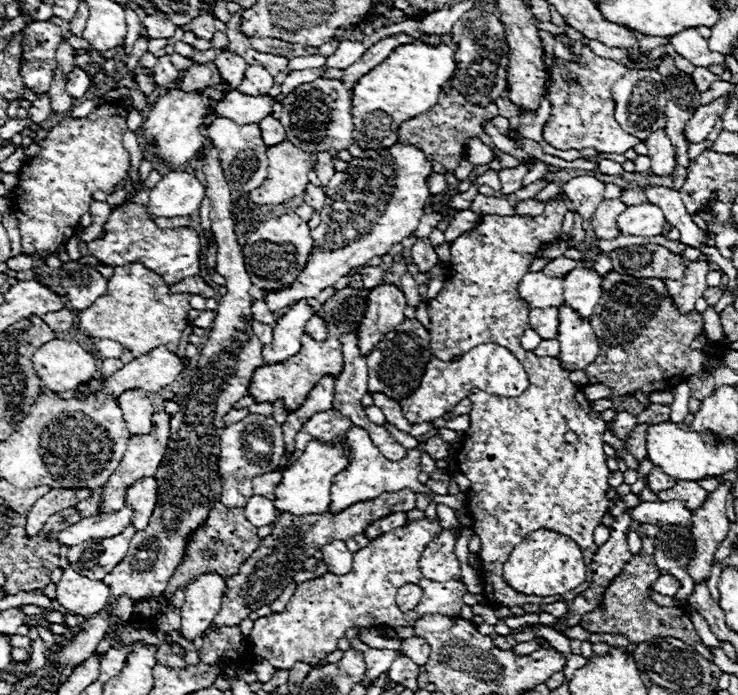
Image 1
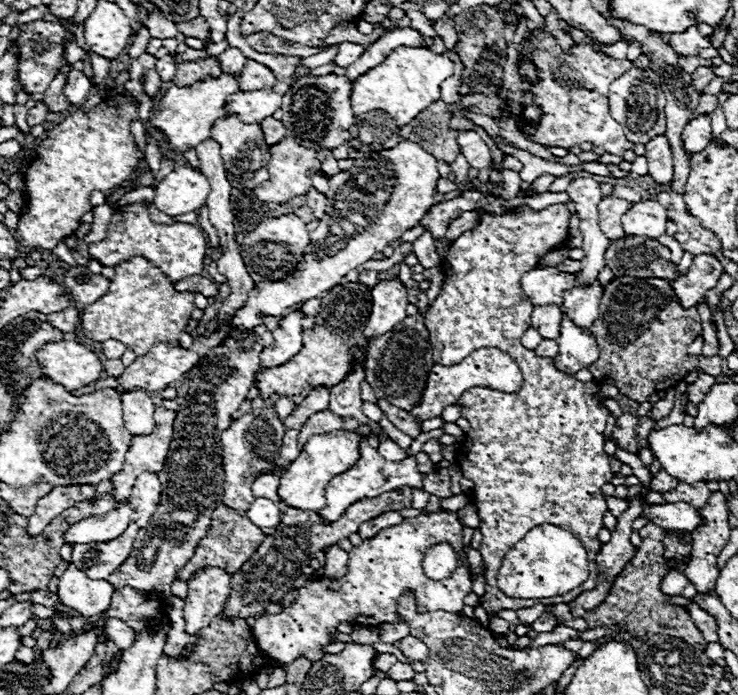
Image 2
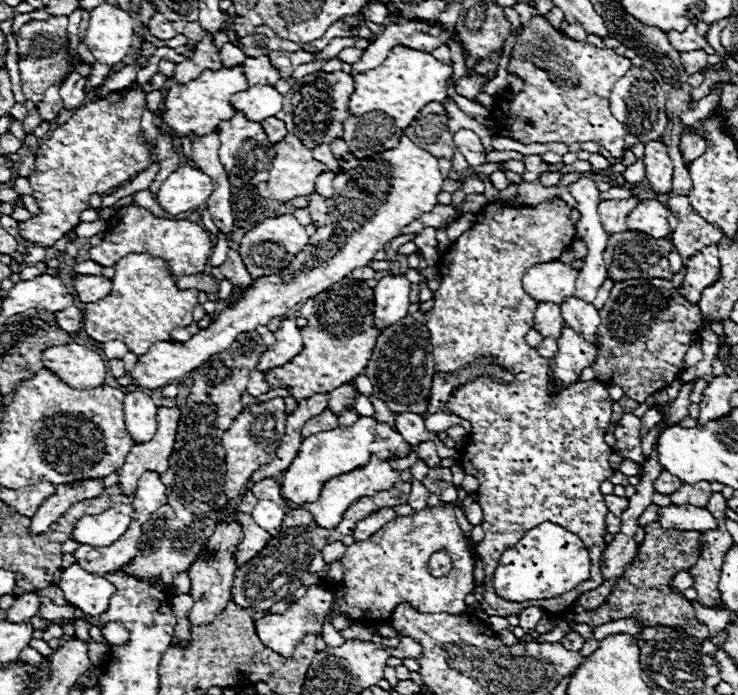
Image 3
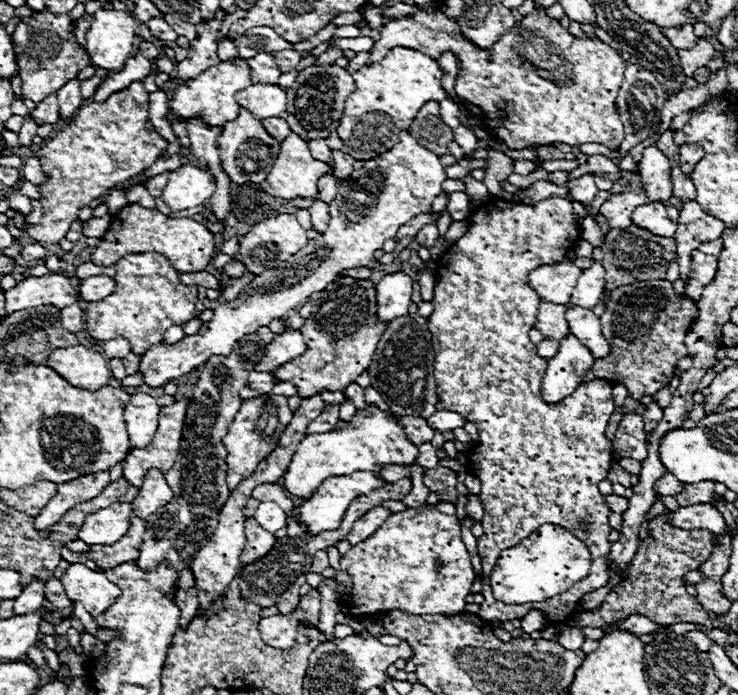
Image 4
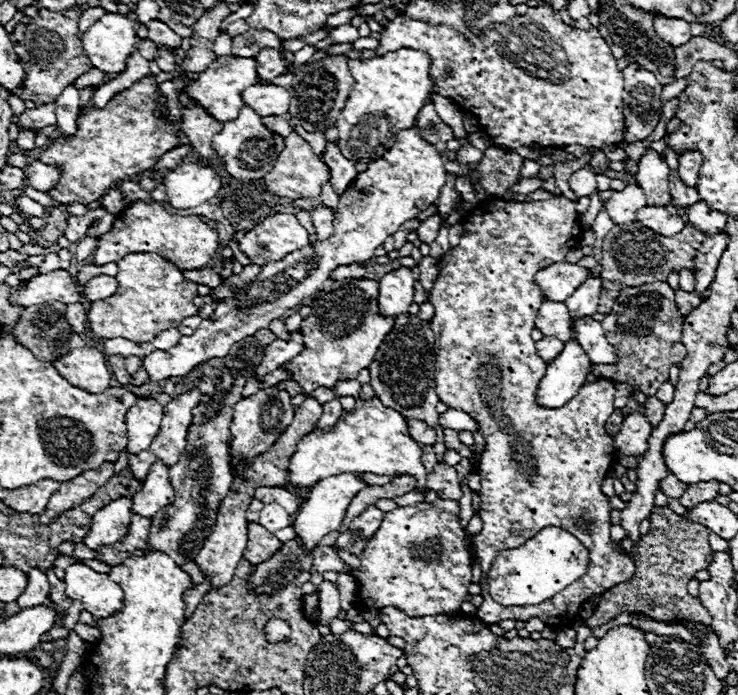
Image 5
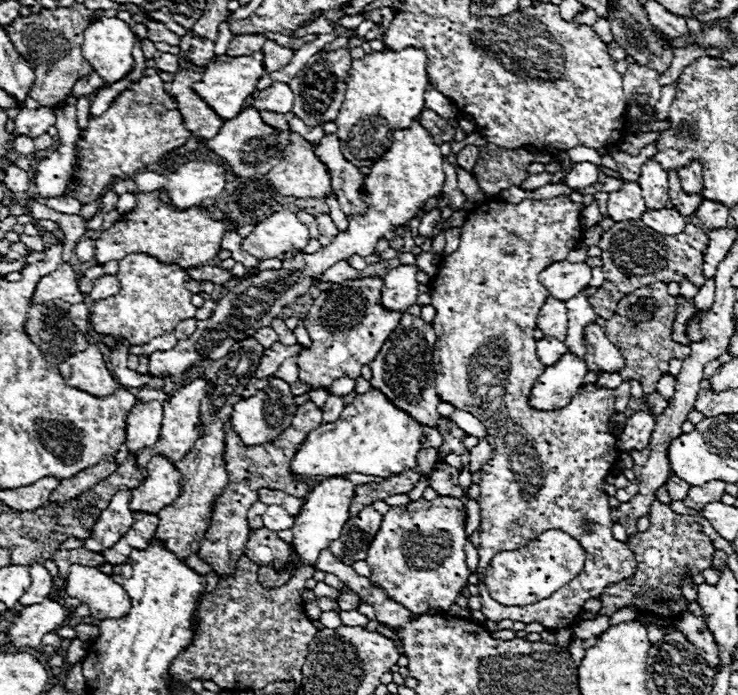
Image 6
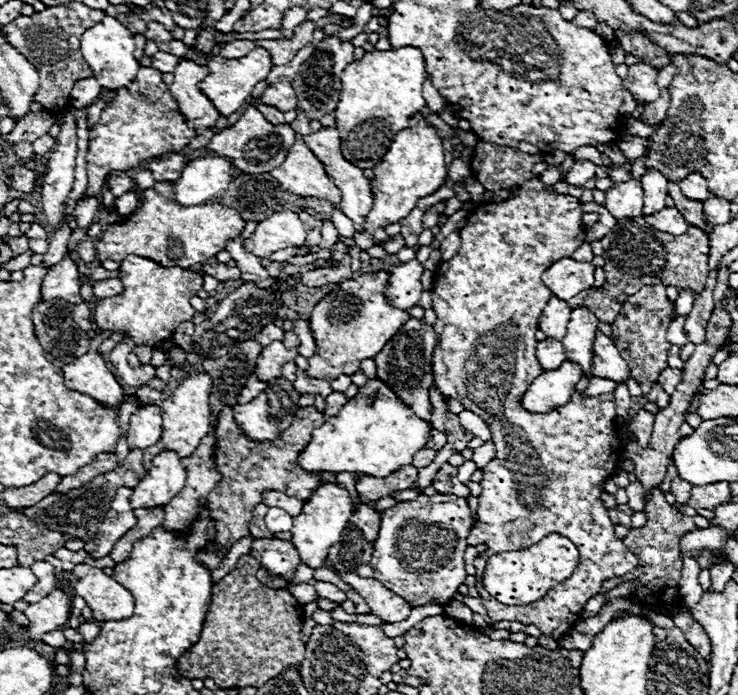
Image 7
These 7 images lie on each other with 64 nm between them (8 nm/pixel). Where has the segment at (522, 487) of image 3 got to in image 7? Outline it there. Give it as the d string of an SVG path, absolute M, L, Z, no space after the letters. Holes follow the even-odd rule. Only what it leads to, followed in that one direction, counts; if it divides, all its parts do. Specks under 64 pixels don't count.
M532 178L522 184L520 192L506 202L480 204L468 214L466 226L460 230L460 250L450 260L440 262L438 270L434 272L436 280L432 288L432 308L438 316L434 330L438 332L438 348L442 350L442 362L448 370L446 380L436 380L434 386L442 396L448 396L448 400L458 400L466 410L486 420L492 432L492 442L496 446L496 458L482 470L484 476L480 482L482 494L478 522L468 536L468 544L480 550L474 562L480 600L492 622L510 620L534 624L542 630L542 634L552 636L554 640L576 624L580 610L590 598L600 594L604 580L624 576L638 566L638 558L622 544L622 540L616 538L614 522L608 516L608 508L600 500L606 478L614 474L624 454L622 442L614 432L614 396L584 396L582 392L576 391L566 408L558 408L546 414L532 414L522 408L524 392L532 380L542 374L542 366L536 360L538 342L534 332L538 330L540 312L552 298L552 292L544 286L540 276L548 264L568 258L580 244L584 244L586 234L582 230L582 214L584 212L580 202L574 196L548 192L546 186L538 182L538 178ZM550 532L572 538L572 542L580 548L580 566L572 578L564 580L564 584L558 584L552 592L548 592L548 596L544 596L544 600L536 600L536 604L516 608L496 602L482 584L486 560L492 554L504 550L528 548Z

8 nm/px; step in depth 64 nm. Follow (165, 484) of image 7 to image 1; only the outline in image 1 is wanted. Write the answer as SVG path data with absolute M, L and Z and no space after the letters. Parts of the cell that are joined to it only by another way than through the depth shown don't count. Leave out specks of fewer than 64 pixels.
M140 478L136 480L124 496L124 504L132 506L132 526L136 530L144 530L148 526L148 520L152 516L152 510L156 506L156 480L150 478Z

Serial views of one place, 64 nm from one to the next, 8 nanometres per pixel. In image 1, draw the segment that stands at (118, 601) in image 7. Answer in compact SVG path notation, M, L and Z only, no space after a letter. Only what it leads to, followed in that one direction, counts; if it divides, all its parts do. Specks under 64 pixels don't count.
M70 566L64 568L62 580L56 584L56 600L70 612L84 618L100 612L110 600L110 588L104 582L80 576Z

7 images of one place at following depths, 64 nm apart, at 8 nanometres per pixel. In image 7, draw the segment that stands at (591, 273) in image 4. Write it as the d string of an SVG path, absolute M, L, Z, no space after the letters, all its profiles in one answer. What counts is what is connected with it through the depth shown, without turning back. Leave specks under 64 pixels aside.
M576 306L570 312L568 334L564 336L564 352L566 358L580 364L584 374L590 374L592 366L592 342L598 326L598 318L584 306Z

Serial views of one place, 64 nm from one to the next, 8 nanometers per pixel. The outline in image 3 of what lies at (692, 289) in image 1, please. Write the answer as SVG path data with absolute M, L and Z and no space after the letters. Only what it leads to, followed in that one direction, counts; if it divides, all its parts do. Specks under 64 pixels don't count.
M714 244L704 248L704 252L696 252L690 258L688 274L684 276L678 292L690 304L698 304L704 288L716 284L718 278L720 278L720 260L718 260L718 248Z

